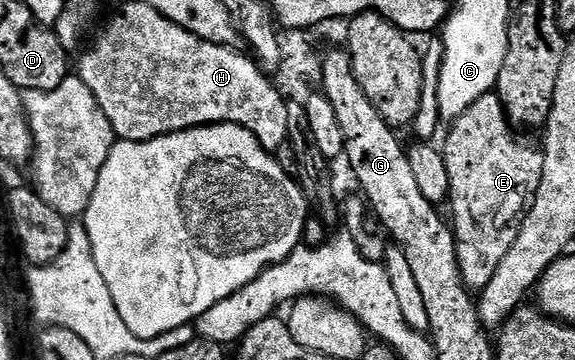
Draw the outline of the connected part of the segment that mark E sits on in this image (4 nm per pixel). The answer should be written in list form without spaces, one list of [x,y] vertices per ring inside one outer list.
[[[496,92],[482,96],[464,115],[453,121],[450,128],[452,131],[442,145],[442,153],[446,160],[446,172],[450,176],[448,192],[452,202],[451,221],[454,223],[457,264],[468,290],[479,292],[486,288],[486,284],[490,284],[498,264],[502,264],[502,256],[506,256],[514,240],[518,240],[518,232],[534,204],[538,184],[542,180],[544,152],[537,147],[535,150],[530,143],[523,142],[515,134],[517,131]]]

